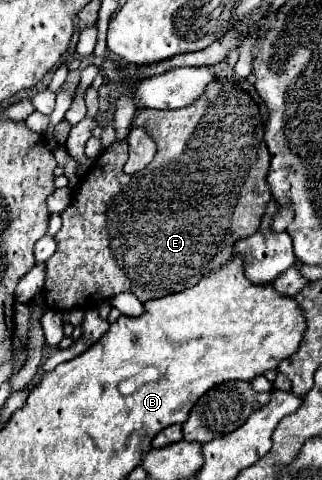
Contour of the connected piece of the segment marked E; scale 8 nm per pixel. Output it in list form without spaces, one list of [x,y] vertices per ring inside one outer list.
[[[216,80],[214,84],[208,86],[206,94],[198,98],[194,104],[174,110],[174,112],[162,112],[162,110],[148,110],[148,108],[138,108],[136,116],[132,120],[132,126],[142,126],[146,128],[148,134],[152,134],[152,140],[158,146],[156,158],[146,166],[146,170],[136,172],[136,174],[124,174],[123,167],[128,159],[127,137],[122,141],[115,141],[110,148],[106,148],[96,160],[94,166],[88,170],[88,174],[82,178],[78,188],[72,194],[70,206],[62,212],[62,228],[56,234],[56,252],[50,256],[46,262],[46,286],[44,286],[44,298],[46,306],[54,310],[72,310],[72,308],[92,308],[92,300],[110,300],[112,296],[120,292],[132,292],[138,296],[140,302],[160,298],[184,288],[194,286],[204,274],[218,270],[224,266],[228,260],[234,258],[234,244],[240,238],[246,238],[254,234],[260,228],[260,218],[264,214],[266,204],[272,200],[270,188],[266,184],[268,176],[268,166],[270,166],[270,154],[264,142],[264,124],[260,118],[258,104],[236,84],[236,82],[224,82]]]

